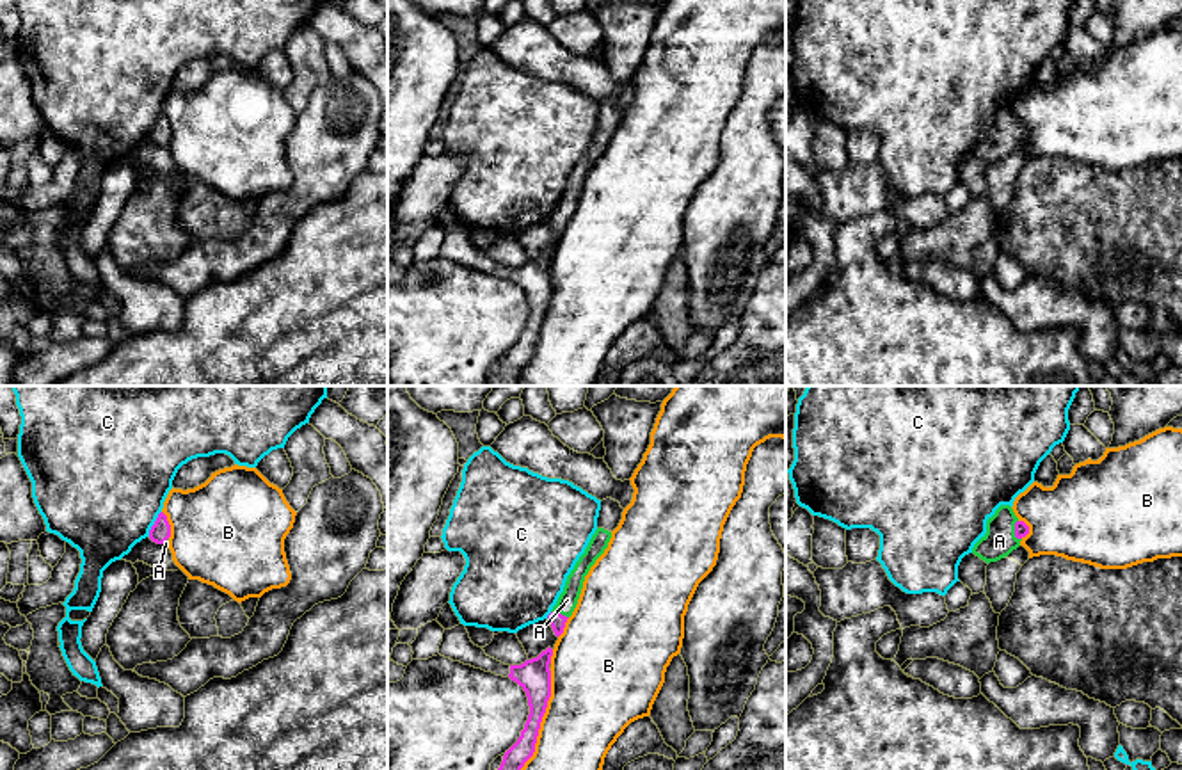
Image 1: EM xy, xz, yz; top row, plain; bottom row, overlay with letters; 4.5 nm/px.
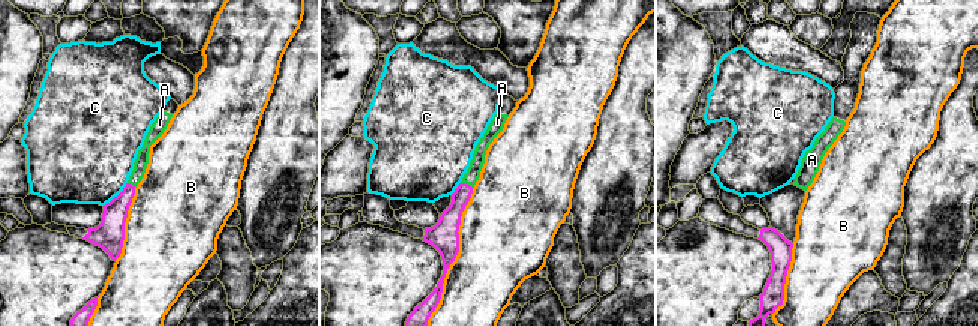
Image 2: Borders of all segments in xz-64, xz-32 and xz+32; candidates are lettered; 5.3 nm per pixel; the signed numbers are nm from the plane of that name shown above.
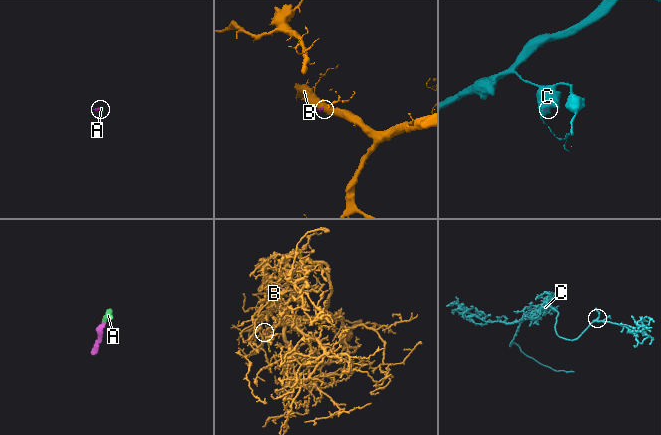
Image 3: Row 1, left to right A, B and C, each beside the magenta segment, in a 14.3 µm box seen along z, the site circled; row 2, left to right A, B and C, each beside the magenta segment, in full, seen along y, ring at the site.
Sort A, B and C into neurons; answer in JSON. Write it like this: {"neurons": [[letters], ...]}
{"neurons": [["A"], ["B"], ["C"]]}

